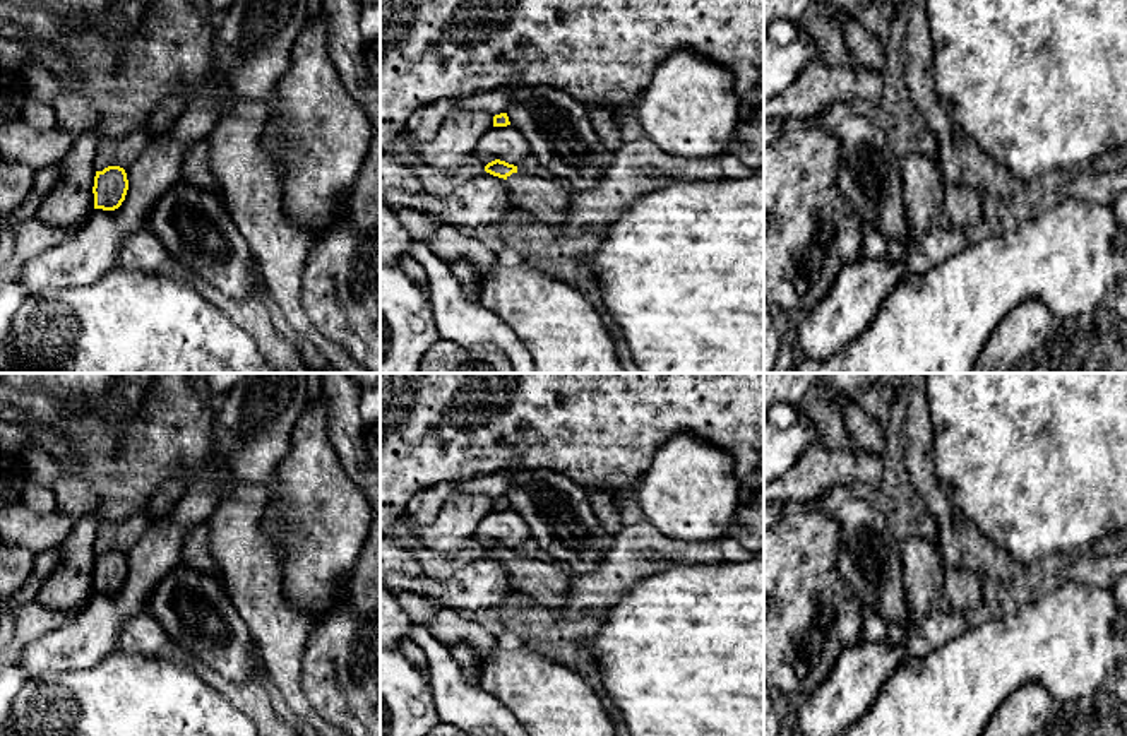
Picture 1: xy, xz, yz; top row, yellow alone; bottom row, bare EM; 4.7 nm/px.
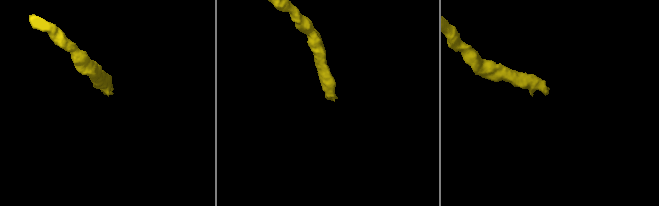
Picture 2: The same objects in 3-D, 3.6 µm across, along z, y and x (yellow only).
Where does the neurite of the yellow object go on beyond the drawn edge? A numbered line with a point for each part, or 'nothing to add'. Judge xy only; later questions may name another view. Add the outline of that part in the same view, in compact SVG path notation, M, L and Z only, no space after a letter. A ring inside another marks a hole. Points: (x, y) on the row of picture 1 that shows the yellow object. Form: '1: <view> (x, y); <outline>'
nothing to add

